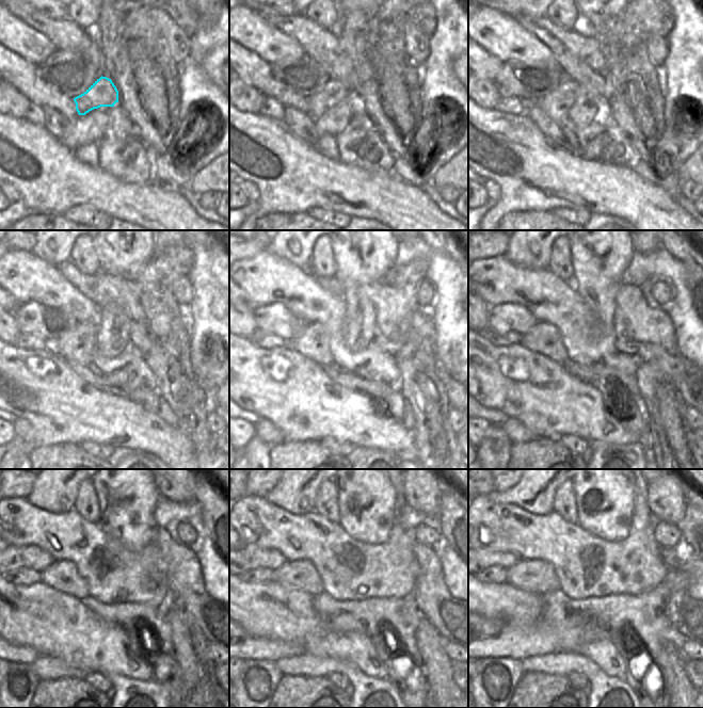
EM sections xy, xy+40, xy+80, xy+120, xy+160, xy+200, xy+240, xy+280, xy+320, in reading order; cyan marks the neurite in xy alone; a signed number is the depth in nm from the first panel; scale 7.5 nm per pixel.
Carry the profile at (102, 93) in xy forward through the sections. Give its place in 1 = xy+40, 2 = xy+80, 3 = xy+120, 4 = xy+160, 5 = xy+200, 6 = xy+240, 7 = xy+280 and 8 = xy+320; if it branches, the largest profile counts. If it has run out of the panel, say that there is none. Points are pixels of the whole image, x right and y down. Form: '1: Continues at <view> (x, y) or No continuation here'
1: Continues at xy+40 (334, 92)
2: Continues at xy+80 (556, 105)
3: Continues at xy+120 (78, 344)
4: Continues at xy+160 (314, 342)
5: Continues at xy+200 (543, 338)
6: Continues at xy+240 (63, 576)
7: Continues at xy+280 (302, 576)
8: Continues at xy+320 (539, 577)

